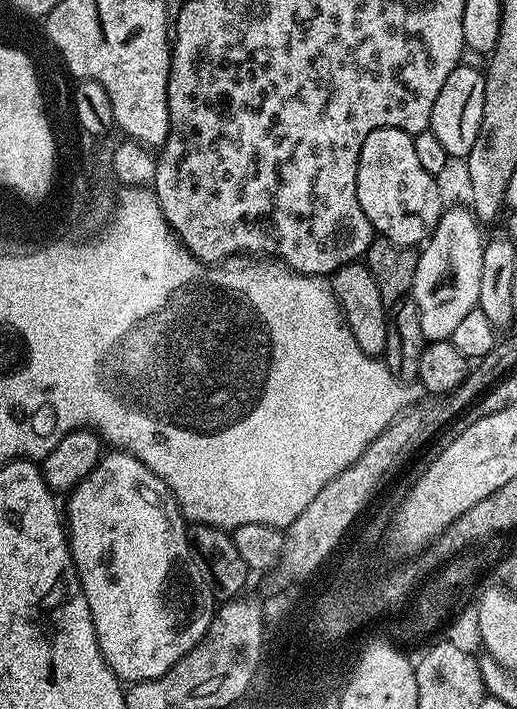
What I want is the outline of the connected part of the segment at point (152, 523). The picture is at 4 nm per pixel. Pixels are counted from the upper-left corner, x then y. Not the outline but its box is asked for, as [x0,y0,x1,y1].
[66,450,218,681]

